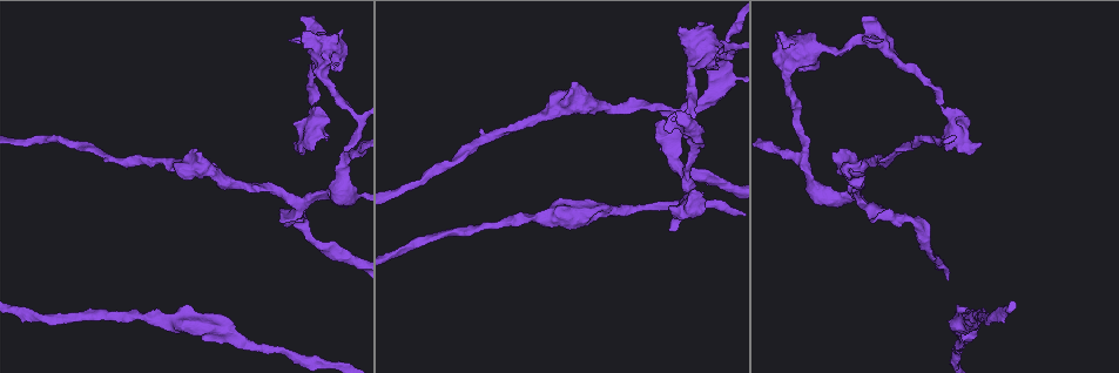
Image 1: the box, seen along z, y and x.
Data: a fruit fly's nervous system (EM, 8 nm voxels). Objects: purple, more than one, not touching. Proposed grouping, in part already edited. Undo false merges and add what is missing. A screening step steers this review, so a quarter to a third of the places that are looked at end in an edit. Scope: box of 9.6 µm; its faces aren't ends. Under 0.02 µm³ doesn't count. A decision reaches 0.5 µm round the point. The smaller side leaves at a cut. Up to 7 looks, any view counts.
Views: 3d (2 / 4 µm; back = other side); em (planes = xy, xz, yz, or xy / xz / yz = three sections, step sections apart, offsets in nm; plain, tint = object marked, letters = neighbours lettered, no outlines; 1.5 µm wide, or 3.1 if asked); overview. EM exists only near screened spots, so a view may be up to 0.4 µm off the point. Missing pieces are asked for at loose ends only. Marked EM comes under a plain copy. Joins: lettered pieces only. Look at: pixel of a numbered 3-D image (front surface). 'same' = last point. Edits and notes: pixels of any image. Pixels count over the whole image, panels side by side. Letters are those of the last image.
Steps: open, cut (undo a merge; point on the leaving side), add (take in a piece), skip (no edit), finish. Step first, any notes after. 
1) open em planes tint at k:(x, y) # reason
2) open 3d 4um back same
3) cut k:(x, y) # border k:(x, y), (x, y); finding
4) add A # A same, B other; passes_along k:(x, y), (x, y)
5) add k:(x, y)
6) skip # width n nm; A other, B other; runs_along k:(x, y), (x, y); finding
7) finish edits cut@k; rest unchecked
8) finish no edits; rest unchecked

open 3d 2um at 1:(305, 30) # branch stops here

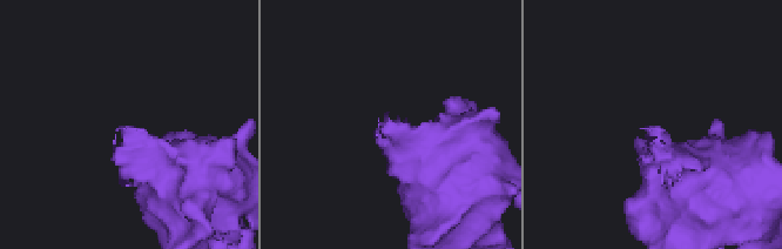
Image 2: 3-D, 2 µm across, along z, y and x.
open em xy step 8 tint at 2:(121, 126) # now the EM

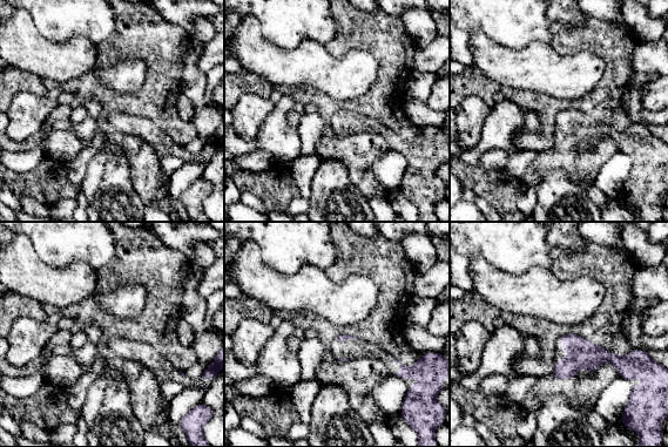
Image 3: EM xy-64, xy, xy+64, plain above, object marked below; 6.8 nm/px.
open em planes letters same

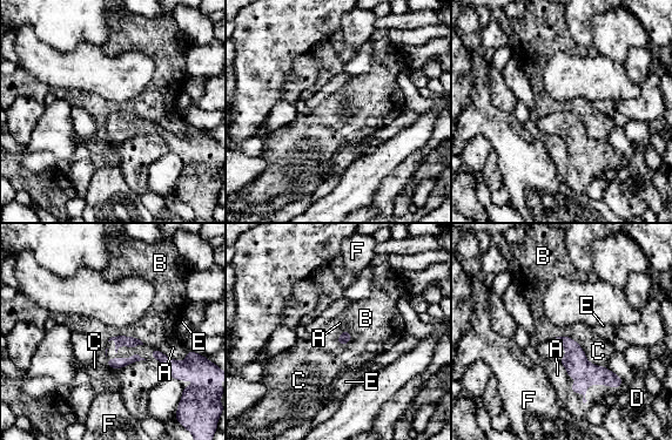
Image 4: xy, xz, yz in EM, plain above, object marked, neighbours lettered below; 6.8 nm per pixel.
skip # A other, B other, C other, D other, E other, F other; border 4:(153, 347), (177, 360), (188, 351); no lettered piece goes on from it

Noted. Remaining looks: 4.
open 3d 4um back at 1:(725, 54) # two arms in line, one across

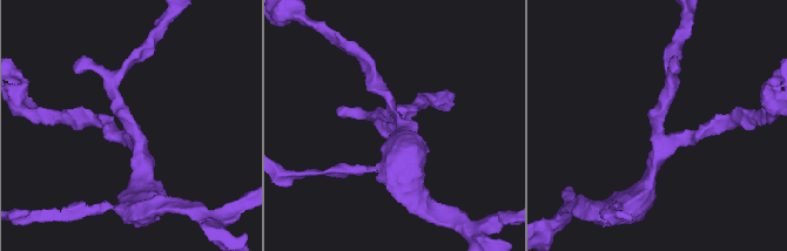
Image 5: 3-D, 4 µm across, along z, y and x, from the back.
open em planes tint at 5:(394, 129) # arms 3

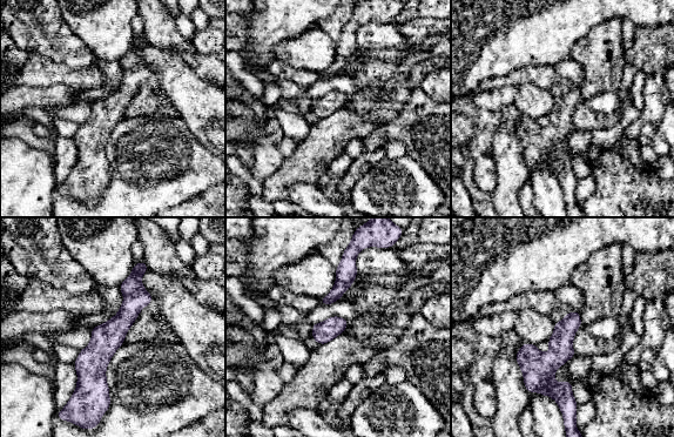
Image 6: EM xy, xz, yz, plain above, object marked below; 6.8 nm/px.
open em planes letters same # what lies round it

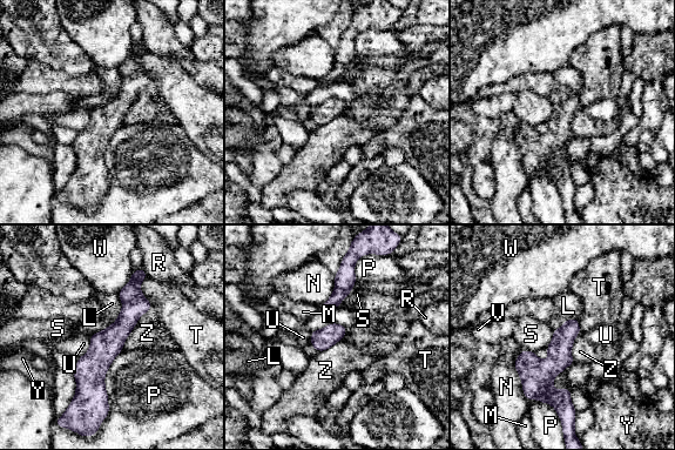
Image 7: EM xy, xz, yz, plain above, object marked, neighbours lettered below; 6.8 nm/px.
skip # width 150 nm; L other, M other, N other, P other, R other, S other, T other, U other, V other, W other, Y other, Z other; runs_along 7:(139, 273), (96, 361), (106, 408); continuous, no second cell

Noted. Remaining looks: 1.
finish no edits; rest unchecked

